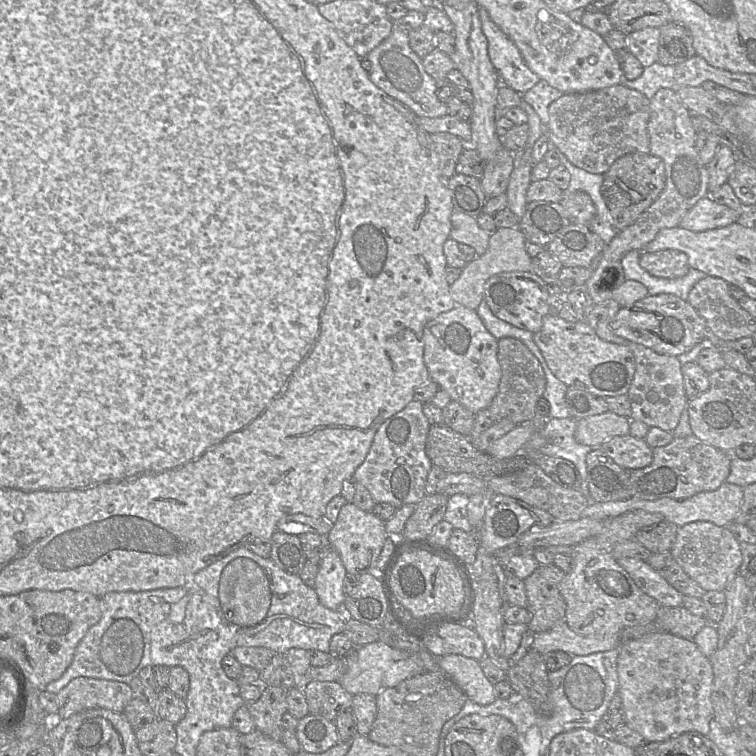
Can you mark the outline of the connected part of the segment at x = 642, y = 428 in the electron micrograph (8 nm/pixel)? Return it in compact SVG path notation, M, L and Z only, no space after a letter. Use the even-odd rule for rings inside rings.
M606 411L577 420L574 437L579 444L600 447L605 441L615 436L630 434L644 439L650 428L641 421Z

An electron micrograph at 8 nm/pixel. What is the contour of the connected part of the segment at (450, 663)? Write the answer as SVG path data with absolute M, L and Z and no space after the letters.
M458 654L437 658L437 668L445 673L471 701L489 705L496 699L494 685L486 678L478 660Z

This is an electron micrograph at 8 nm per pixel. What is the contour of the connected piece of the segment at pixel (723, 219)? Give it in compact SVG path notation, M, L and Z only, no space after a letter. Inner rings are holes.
M709 196L701 198L683 217L679 226L701 232L744 221L747 210L735 210L719 204Z

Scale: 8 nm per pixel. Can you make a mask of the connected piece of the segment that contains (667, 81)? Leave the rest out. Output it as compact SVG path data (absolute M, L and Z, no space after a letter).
M655 62L648 67L644 67L642 75L637 79L627 80L623 76L619 84L637 90L651 99L661 88L669 88L675 91L679 88L674 79L674 73L674 65L663 65Z

